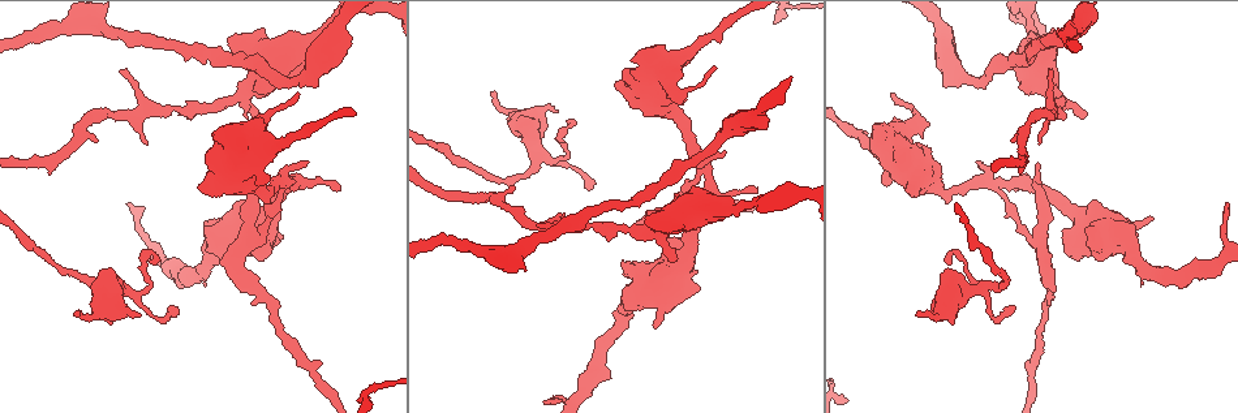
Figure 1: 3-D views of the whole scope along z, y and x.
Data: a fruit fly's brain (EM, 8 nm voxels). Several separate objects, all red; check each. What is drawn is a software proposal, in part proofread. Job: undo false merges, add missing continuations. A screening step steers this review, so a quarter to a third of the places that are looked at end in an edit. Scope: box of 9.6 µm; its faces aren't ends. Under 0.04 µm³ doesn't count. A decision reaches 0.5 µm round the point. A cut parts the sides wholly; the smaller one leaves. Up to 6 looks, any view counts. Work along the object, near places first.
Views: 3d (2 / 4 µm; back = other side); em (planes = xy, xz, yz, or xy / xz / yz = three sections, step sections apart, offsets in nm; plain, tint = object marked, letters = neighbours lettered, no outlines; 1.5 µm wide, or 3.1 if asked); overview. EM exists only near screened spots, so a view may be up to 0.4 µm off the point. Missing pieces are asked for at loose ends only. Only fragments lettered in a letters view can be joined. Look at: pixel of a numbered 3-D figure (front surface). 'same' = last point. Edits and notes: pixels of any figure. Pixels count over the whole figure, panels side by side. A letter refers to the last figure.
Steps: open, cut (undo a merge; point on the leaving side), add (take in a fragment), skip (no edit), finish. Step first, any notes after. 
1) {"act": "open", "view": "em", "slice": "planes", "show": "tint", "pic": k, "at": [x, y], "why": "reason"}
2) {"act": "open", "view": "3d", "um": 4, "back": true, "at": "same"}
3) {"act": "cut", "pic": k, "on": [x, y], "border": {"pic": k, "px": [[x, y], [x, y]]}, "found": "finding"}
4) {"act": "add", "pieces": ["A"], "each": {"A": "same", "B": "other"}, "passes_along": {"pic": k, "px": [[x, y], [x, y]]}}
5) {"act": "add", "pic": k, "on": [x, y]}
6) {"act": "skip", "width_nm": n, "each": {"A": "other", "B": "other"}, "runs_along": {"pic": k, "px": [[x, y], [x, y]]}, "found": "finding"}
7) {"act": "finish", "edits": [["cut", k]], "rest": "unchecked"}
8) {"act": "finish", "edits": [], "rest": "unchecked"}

{"act": "open", "view": "3d", "um": 2, "pic": 1, "at": [538, 225]}

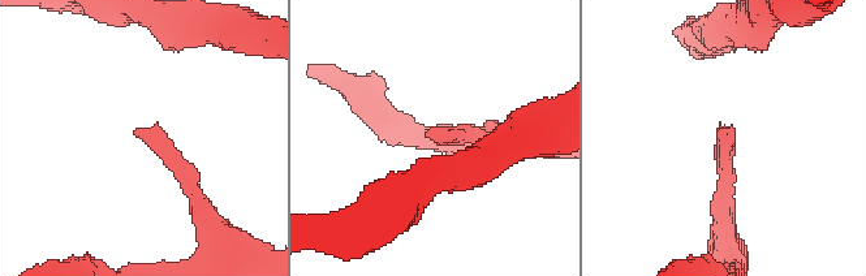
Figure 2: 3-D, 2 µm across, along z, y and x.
{"act": "open", "view": "em", "slice": "xz", "step": 8, "show": "letters", "pic": 2, "at": [134, 131]}

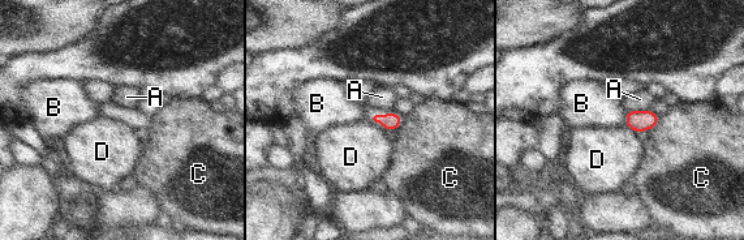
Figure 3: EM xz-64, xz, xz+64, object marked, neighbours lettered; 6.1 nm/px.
{"act": "skip", "width_nm": 110, "each": {"A": "other", "B": "other", "C": "other", "D": "other"}, "border": {"pic": 3, "px": [[627, 111], [624, 125]]}, "found": "no lettered fragment goes on from it"}

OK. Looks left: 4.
{"act": "open", "view": "em", "slice": "planes", "show": "letters", "pic": 1, "at": [635, 59], "why": "thick end"}

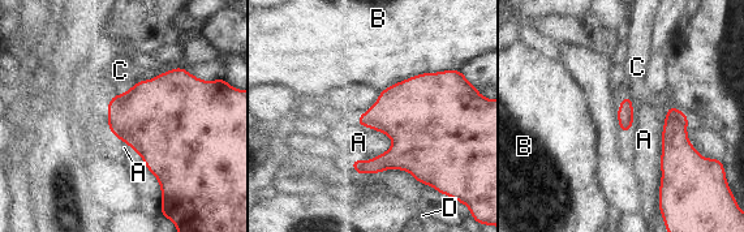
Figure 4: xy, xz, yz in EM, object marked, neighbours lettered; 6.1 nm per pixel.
{"act": "skip", "longest_contact_nm": ["A", 600], "each": {"A": "other", "B": "other", "C": "other", "D": "other"}, "border": {"pic": 4, "px": [[667, 107], [662, 132], [658, 200]]}, "found": "no lettered fragment goes on from it"}

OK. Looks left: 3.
{"act": "open", "view": "em", "slice": "planes", "show": "letters", "pic": 1, "at": [992, 183], "why": "thick turns thin"}

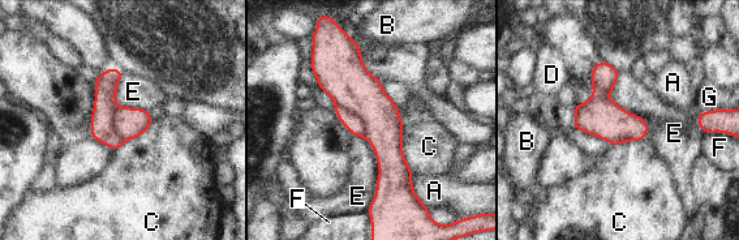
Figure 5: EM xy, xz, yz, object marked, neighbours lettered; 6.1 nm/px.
{"act": "cut", "pic": 5, "on": [356, 124], "each": {"A": "other", "B": "other", "C": "other", "D": "other", "E": "other", "F": "other", "G": "other"}, "border": {"pic": 5, "px": [[336, 104], [365, 121], [365, 136]]}, "found": "two cells meet here"}

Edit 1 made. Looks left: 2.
{"act": "finish", "edits": [["cut", 5]], "rest": "unchecked"}

